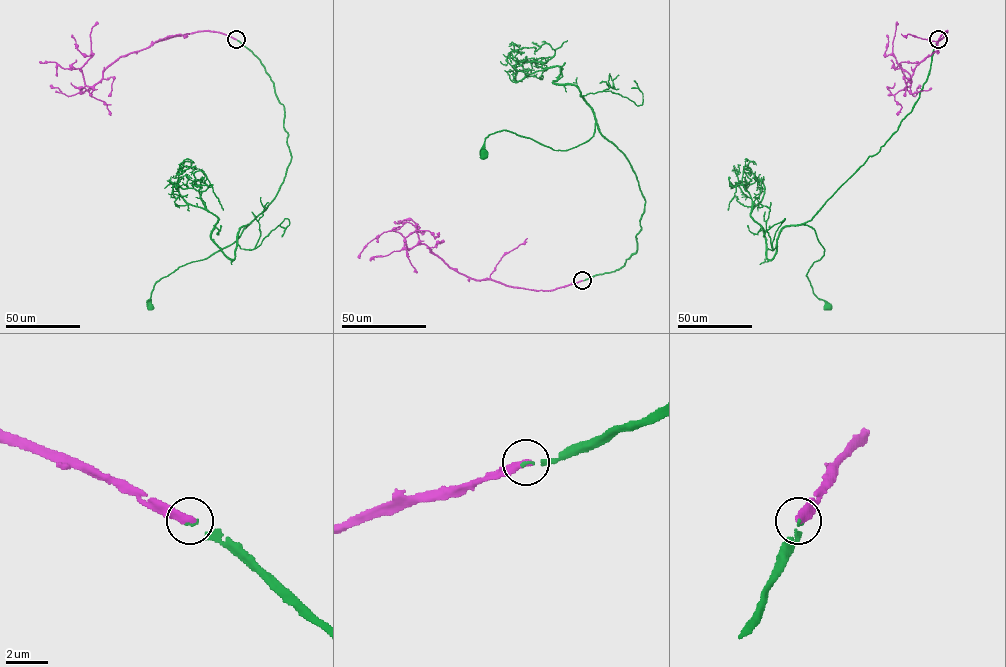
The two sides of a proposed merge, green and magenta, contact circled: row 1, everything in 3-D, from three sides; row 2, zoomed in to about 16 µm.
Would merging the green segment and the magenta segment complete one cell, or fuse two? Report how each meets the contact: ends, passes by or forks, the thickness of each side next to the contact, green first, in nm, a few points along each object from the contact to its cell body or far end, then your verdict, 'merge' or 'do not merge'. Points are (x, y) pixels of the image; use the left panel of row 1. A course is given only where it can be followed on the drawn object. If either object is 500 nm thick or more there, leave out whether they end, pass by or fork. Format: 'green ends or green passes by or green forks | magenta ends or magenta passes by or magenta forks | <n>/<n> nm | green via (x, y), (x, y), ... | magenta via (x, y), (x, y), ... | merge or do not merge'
green ends | magenta ends | 110/400 nm | green via (236, 39), (259, 59), (283, 105), (291, 161), (276, 196), (241, 235), (161, 278), (151, 307) | magenta via (236, 39), (209, 31), (168, 37), (120, 56), (88, 86), (81, 68), (92, 55), (77, 49), (72, 34) | merge

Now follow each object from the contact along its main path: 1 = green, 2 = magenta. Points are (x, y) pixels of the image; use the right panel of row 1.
1: (938, 39), (912, 110), (880, 150), (801, 224), (814, 229), (824, 249), (806, 274), (813, 293), (828, 307)
2: (938, 39), (947, 31), (937, 49), (916, 66), (907, 86), (910, 76), (893, 55), (885, 55), (887, 34)

